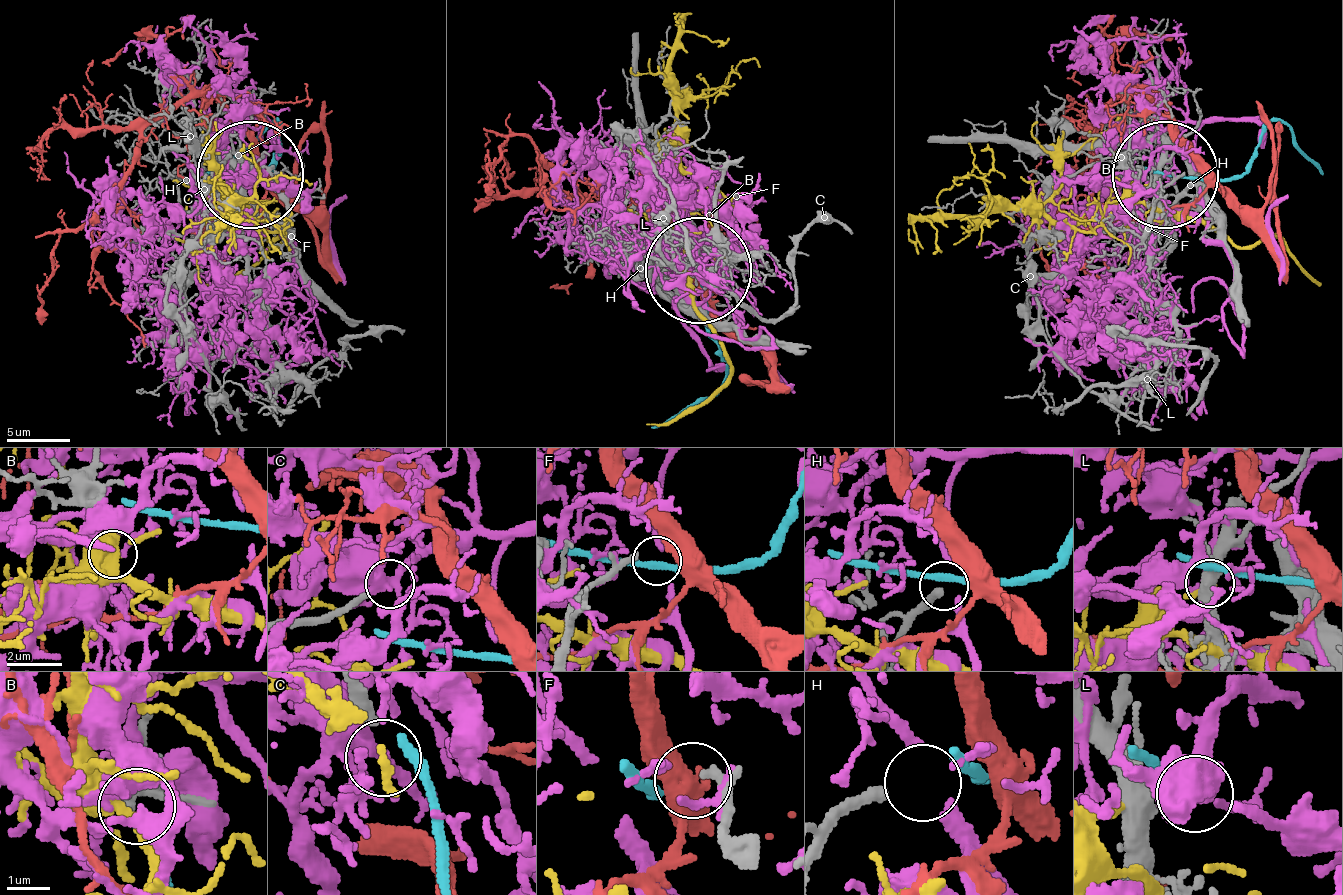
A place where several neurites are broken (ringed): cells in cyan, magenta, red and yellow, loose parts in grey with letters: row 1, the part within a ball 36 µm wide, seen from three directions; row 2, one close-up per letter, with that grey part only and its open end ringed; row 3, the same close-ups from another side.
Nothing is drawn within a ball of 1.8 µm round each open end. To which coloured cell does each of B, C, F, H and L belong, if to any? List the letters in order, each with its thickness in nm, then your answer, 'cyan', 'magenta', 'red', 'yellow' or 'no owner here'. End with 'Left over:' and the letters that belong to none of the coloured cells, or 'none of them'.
B: 260 nm | yellow
C: 260 nm | no owner here
F: 150 nm | red
H: 260 nm | magenta
L: 480 nm | no owner here
Left over: C, L

